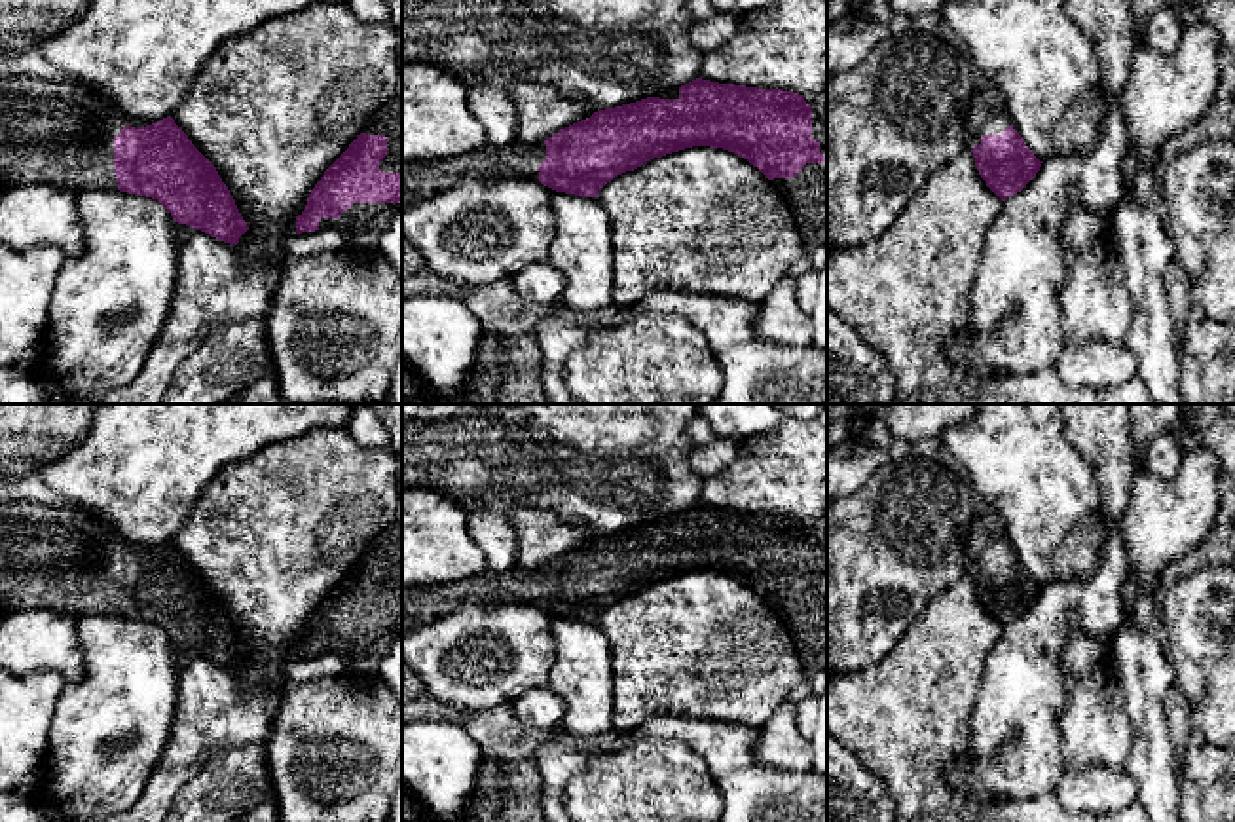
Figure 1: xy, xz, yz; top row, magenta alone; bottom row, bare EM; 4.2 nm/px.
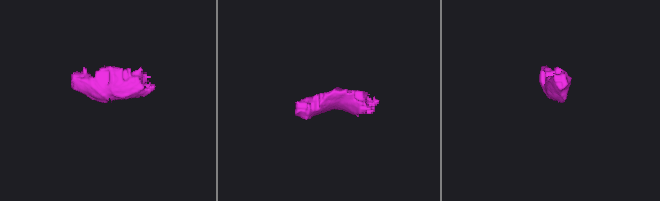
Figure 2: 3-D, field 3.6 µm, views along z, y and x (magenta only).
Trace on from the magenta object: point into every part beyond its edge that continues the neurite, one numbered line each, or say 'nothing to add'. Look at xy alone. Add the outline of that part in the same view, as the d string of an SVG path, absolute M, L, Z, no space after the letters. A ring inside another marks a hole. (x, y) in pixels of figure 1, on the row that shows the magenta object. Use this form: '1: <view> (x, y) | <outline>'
1: xy (54, 130) | M38 46L0 51L0 186L57 184L82 190L118 190L114 137L129 123L99 93L66 78Z
2: xy (361, 217) | M353 203L340 218L321 218L319 230L338 228L347 232L383 232L402 203Z

